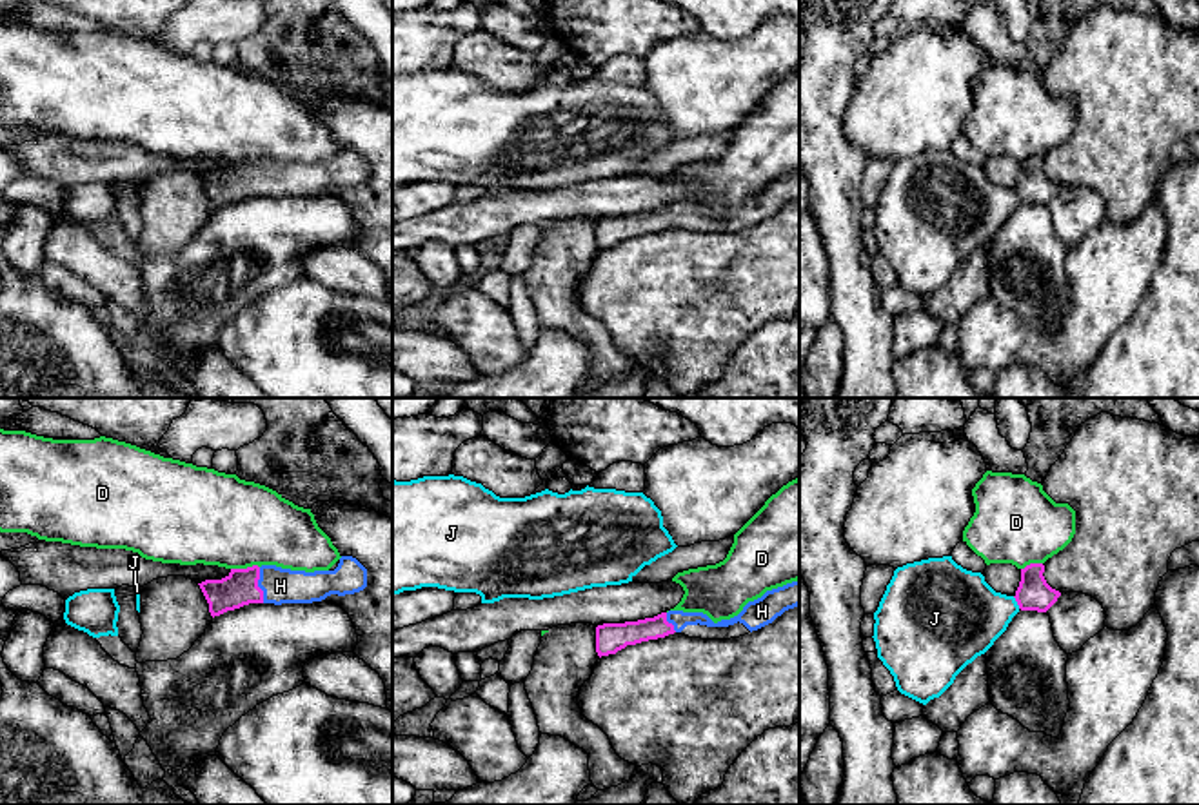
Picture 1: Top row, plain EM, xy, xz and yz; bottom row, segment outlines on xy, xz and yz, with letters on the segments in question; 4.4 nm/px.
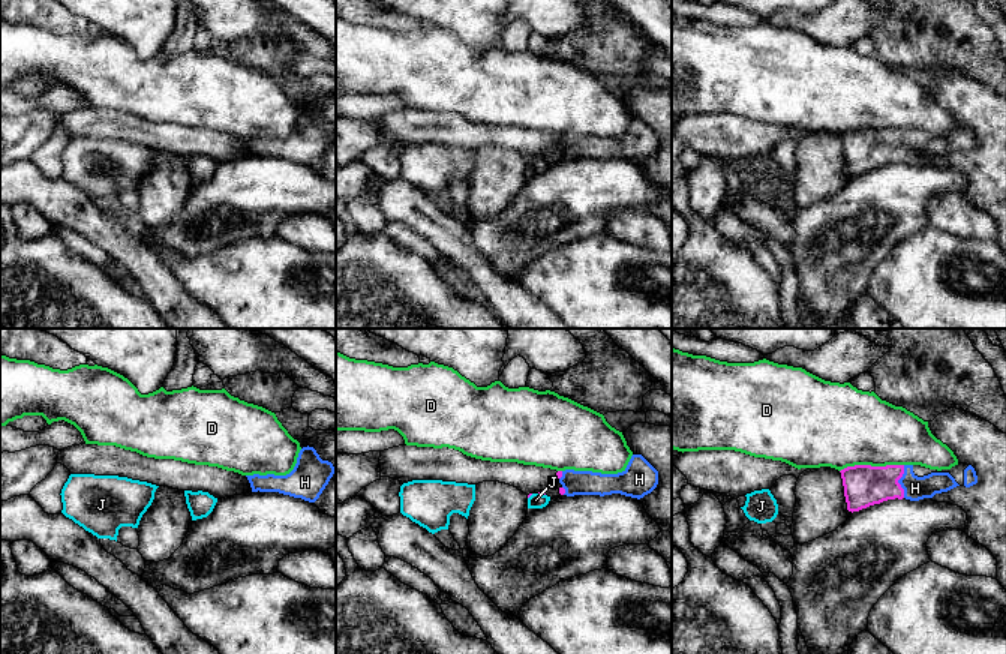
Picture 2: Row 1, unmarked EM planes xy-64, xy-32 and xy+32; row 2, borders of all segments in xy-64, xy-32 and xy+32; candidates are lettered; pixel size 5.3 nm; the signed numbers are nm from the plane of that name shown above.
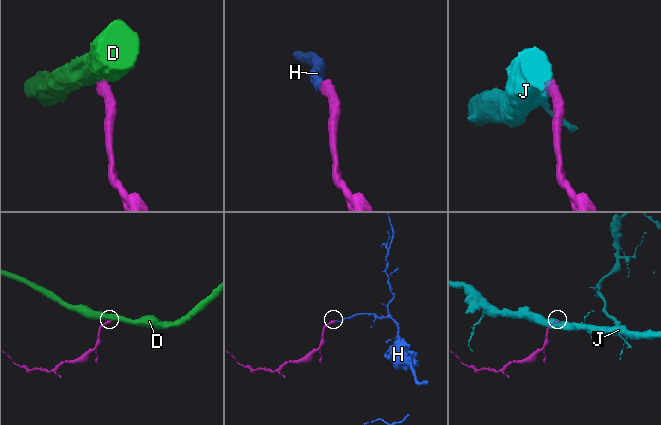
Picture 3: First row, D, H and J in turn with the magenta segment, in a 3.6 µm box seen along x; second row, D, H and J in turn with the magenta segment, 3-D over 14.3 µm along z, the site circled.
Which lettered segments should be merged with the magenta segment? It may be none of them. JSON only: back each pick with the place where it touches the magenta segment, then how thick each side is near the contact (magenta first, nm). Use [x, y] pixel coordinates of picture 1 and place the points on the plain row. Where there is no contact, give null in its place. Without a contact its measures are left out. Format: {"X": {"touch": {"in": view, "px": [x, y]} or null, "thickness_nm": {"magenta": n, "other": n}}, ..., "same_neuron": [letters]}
{"H": {"touch": {"in": "xy", "px": [257, 178]}, "thickness_nm": {"magenta": 160, "other": 160}}, "same_neuron": ["H"]}

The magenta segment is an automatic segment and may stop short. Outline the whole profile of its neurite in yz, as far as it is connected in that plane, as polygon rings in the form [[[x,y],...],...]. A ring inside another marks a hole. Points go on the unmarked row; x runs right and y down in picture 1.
[[[1030,156],[1021,162],[1021,174],[1014,189],[1021,204],[1046,205],[1061,189],[1046,176],[1043,165],[1043,156]]]

